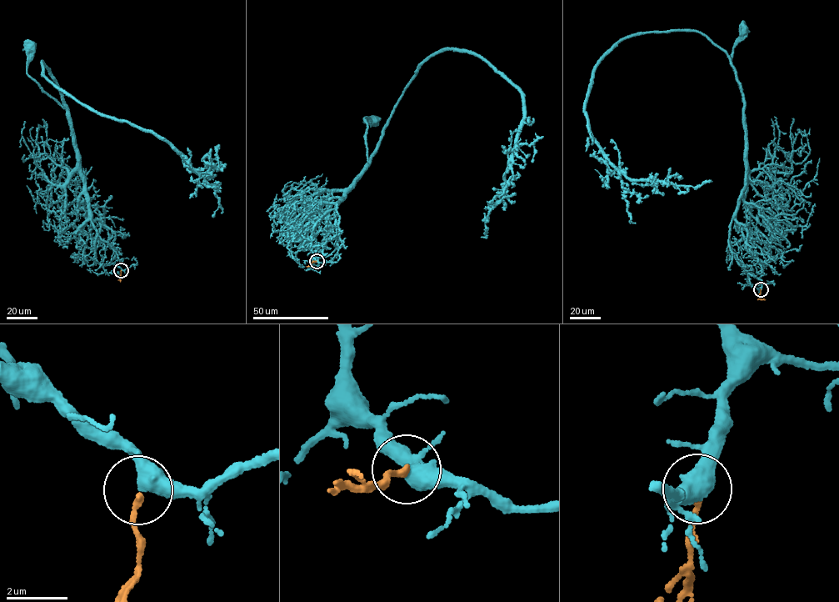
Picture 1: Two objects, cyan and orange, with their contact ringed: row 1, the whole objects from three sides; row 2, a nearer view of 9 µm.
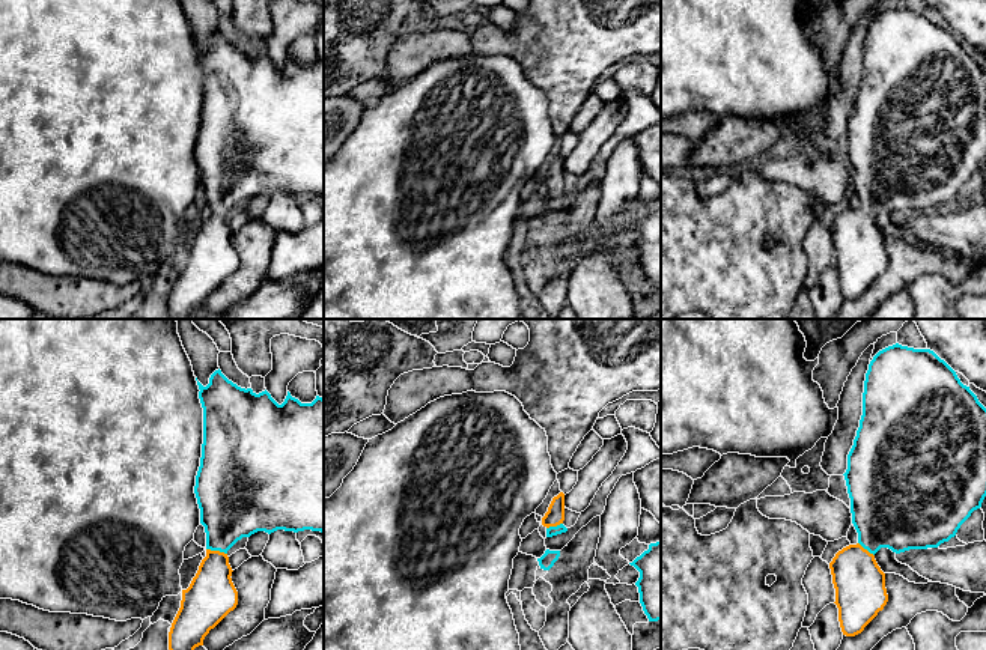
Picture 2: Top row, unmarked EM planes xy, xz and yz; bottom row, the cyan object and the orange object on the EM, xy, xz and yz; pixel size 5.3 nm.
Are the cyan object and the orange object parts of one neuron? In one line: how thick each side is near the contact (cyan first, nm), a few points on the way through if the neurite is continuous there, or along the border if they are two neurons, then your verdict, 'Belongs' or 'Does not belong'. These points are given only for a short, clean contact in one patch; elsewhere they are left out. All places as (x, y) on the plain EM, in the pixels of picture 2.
Thickness 360 nm (cyan) against 260 nm. Path across: xy (232, 169), (217, 212), (211, 258). Belongs

